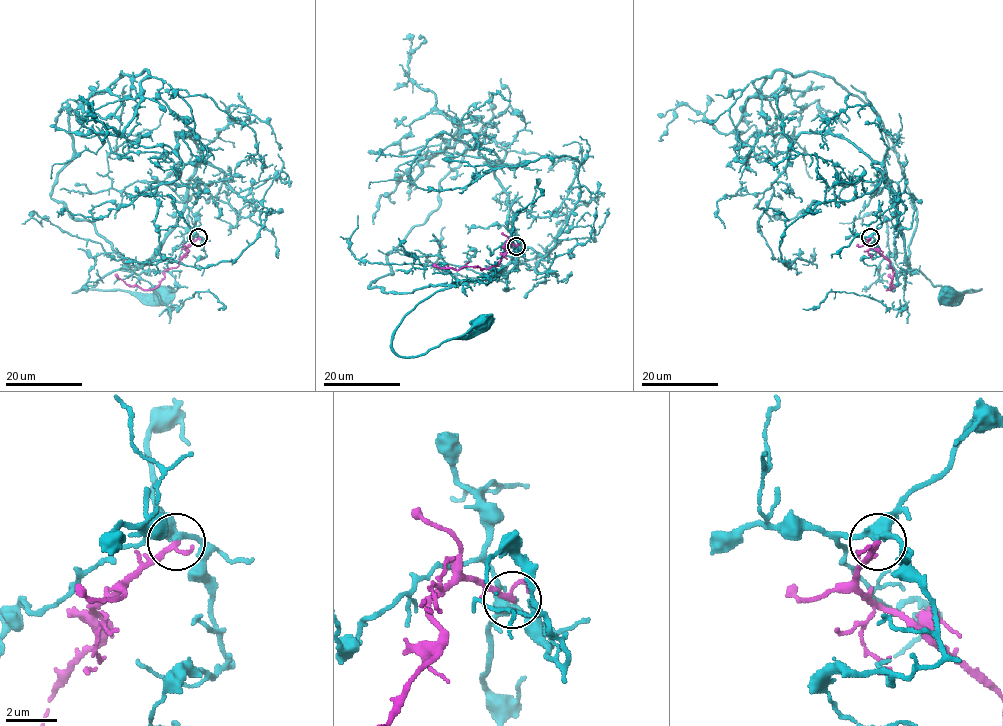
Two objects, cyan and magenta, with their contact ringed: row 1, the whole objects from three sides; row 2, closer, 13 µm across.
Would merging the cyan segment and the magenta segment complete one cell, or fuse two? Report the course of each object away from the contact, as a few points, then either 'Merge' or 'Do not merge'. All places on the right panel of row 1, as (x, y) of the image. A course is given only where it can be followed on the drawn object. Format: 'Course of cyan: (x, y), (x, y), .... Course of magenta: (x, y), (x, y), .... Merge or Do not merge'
Course of cyan: (870, 237), (896, 207), (905, 261), (911, 271), (918, 270), (934, 286), (956, 292), (981, 289), (949, 294). Course of magenta: (870, 238), (867, 244), (889, 262), (893, 272), (890, 289), (894, 287), (889, 273). Do not merge

